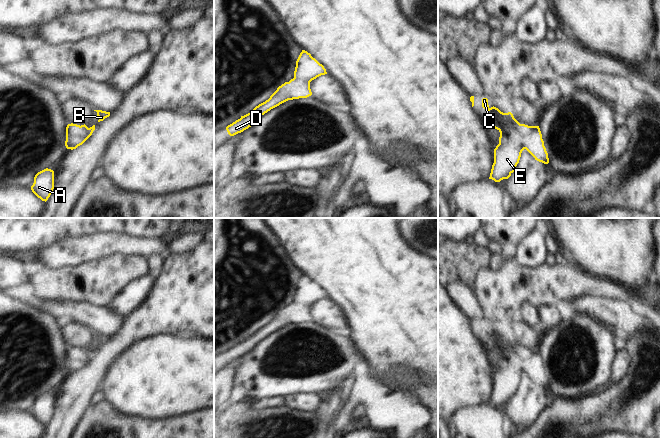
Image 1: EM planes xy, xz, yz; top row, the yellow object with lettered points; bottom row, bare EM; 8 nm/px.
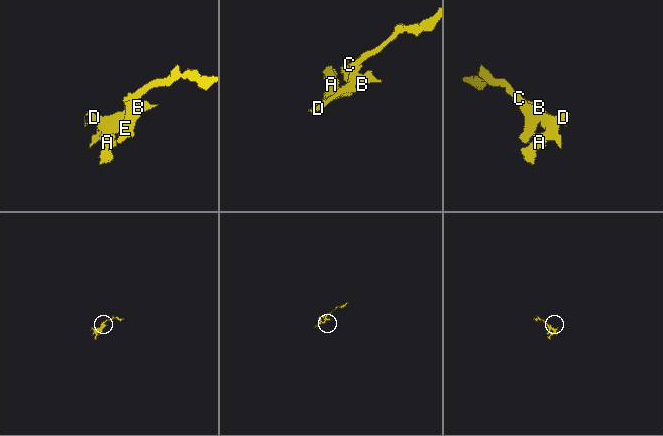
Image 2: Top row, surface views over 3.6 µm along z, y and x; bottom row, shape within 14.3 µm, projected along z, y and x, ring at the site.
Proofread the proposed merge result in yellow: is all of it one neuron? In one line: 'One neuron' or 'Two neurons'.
One neuron

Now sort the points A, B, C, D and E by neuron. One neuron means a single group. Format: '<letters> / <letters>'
A B C D E

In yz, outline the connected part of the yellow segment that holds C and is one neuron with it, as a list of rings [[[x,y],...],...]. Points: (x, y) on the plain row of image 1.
[[[487,322],[482,323],[482,331],[487,334],[486,347],[500,356],[489,403],[495,406],[508,403],[515,396],[524,373],[535,384],[544,388],[549,387],[539,350],[520,348],[511,336],[503,337],[494,330],[490,332]]]

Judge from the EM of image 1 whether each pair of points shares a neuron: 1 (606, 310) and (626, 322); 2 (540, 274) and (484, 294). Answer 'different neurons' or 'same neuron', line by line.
1: same neuron
2: same neuron

